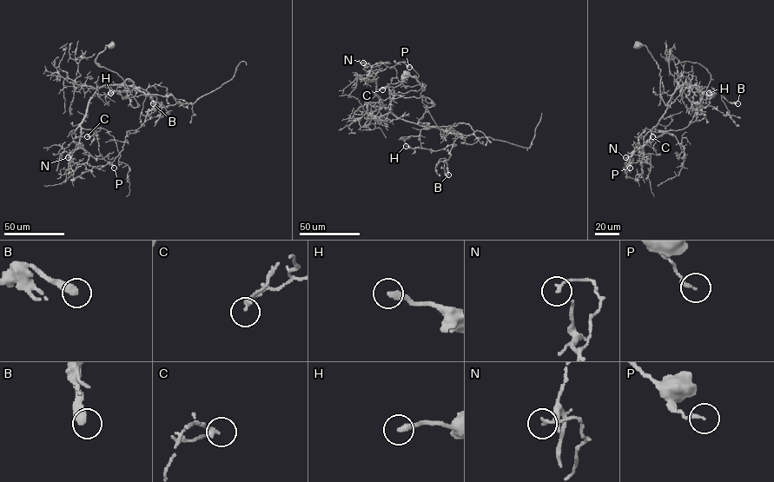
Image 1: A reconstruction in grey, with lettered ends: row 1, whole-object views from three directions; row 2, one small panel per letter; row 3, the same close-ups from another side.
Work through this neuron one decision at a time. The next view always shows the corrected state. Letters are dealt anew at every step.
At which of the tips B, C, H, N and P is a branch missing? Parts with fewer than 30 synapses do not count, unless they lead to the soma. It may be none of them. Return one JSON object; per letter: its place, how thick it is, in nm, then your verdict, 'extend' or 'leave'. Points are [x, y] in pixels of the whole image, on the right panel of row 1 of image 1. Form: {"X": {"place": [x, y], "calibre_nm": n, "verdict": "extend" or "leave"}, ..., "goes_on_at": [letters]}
{"B": {"place": [737, 103], "calibre_nm": 460, "verdict": "leave"}, "C": {"place": [652, 136], "calibre_nm": 160, "verdict": "leave"}, "H": {"place": [709, 93], "calibre_nm": 300, "verdict": "leave"}, "N": {"place": [625, 157], "calibre_nm": 110, "verdict": "leave"}, "P": {"place": [630, 168], "calibre_nm": 170, "verdict": "leave"}, "goes_on_at": []}

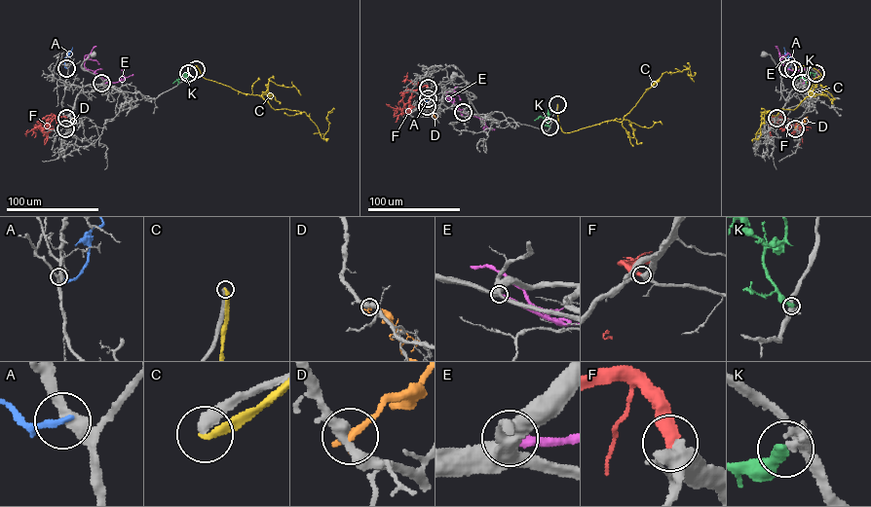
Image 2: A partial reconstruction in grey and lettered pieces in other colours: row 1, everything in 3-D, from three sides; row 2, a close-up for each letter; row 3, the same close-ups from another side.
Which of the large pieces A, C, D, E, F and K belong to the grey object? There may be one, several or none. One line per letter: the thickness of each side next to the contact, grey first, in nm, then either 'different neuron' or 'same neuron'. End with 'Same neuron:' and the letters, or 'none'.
A: 420/220 nm | different neuron
C: 420/280 nm | same neuron
D: 420/280 nm | different neuron
E: 480/320 nm | different neuron
F: 650/440 nm | same neuron
K: 320/360 nm | different neuron
Same neuron: C, F

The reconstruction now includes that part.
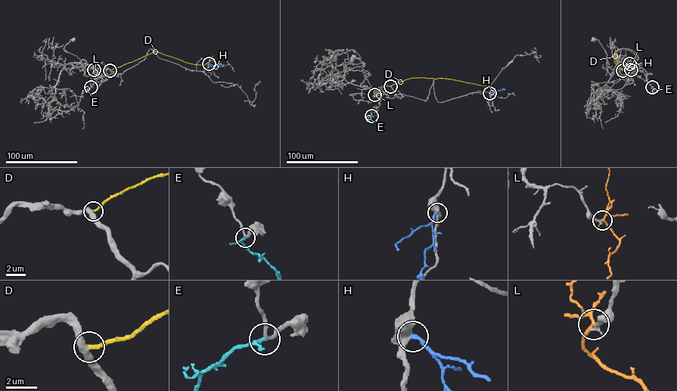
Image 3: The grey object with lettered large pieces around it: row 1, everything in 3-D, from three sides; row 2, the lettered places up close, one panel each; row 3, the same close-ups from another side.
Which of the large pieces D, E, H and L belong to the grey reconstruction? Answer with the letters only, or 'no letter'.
L

